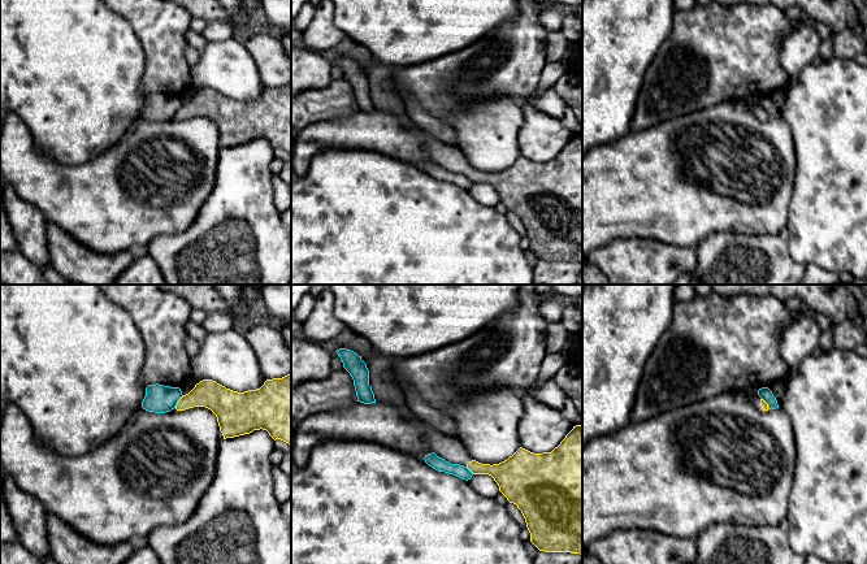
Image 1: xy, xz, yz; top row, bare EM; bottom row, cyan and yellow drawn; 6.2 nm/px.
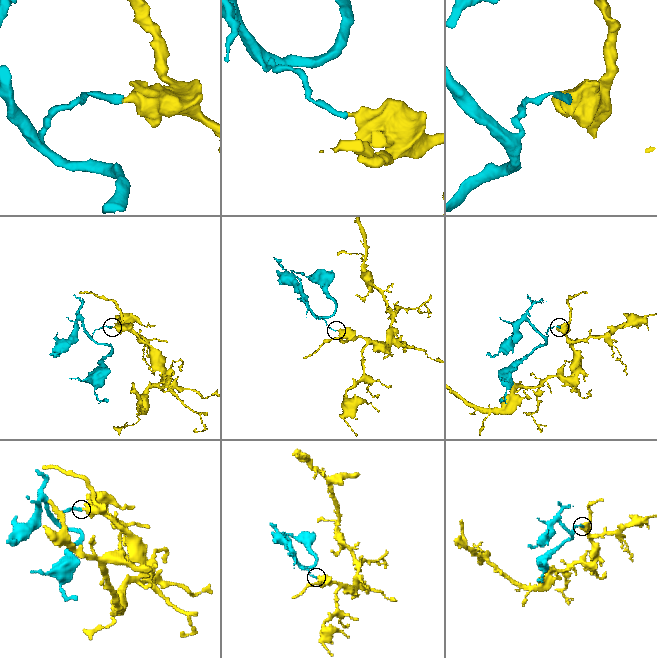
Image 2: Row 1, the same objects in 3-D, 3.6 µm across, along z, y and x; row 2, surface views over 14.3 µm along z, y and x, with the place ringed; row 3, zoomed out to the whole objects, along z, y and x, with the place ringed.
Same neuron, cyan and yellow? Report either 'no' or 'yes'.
no

